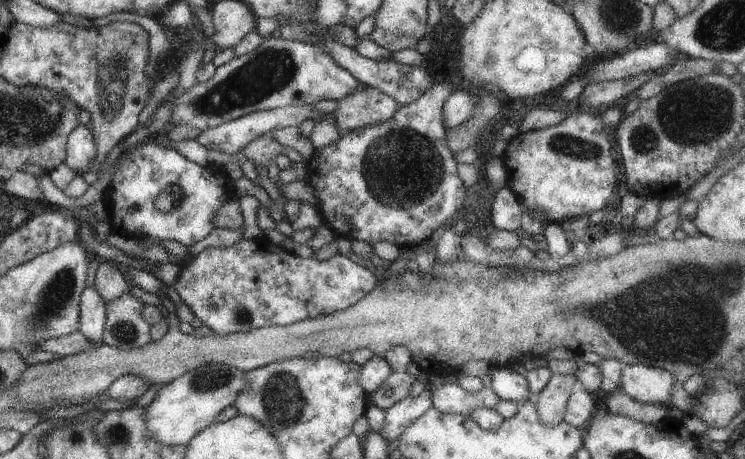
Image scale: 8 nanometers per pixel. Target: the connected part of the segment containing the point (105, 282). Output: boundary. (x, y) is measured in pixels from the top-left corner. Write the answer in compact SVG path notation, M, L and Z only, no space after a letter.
M104 262L98 266L96 280L92 288L99 295L99 298L102 298L105 306L132 289L123 274L117 270L114 263L110 262Z

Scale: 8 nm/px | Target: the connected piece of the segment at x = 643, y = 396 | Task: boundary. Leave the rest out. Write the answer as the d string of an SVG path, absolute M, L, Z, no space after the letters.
M626 364L621 373L620 388L640 403L664 403L671 406L670 392L674 382L674 376L665 369Z

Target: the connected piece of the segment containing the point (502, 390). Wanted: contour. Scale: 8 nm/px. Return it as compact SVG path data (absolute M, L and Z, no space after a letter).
M496 367L491 373L490 386L501 400L515 401L520 404L534 398L528 389L526 378L514 372L510 367Z

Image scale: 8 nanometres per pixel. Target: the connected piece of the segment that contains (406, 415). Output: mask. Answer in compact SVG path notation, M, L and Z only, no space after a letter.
M425 390L417 398L407 397L396 402L386 411L385 422L379 433L388 443L404 433L414 420L417 420L426 410L433 406L431 390Z

